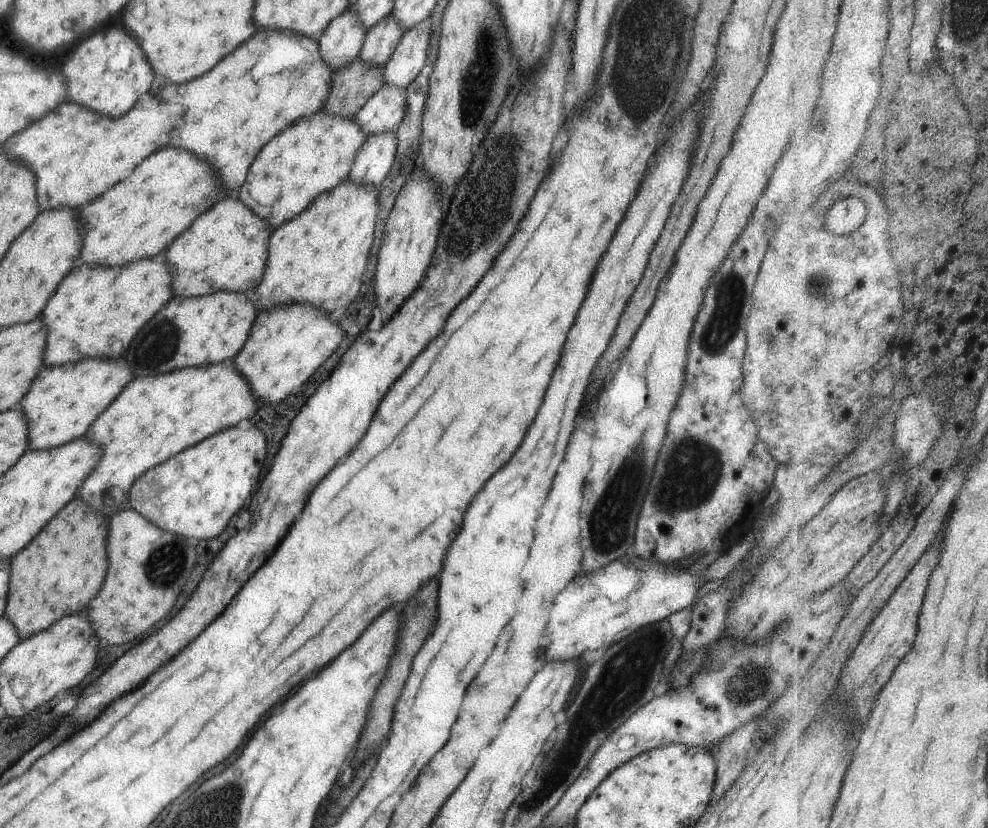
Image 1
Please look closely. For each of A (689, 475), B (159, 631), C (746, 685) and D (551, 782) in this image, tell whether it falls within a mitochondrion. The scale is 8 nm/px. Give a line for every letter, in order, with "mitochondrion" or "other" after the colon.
A: mitochondrion
B: other
C: mitochondrion
D: mitochondrion

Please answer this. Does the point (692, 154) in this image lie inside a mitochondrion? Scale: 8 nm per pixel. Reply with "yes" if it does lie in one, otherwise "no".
no

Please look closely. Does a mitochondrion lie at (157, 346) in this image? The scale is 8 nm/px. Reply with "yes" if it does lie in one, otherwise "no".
yes

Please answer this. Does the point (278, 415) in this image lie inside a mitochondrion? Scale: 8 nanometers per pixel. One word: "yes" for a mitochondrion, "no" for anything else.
no

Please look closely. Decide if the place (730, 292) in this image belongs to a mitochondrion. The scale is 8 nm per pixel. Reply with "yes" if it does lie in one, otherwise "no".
yes

